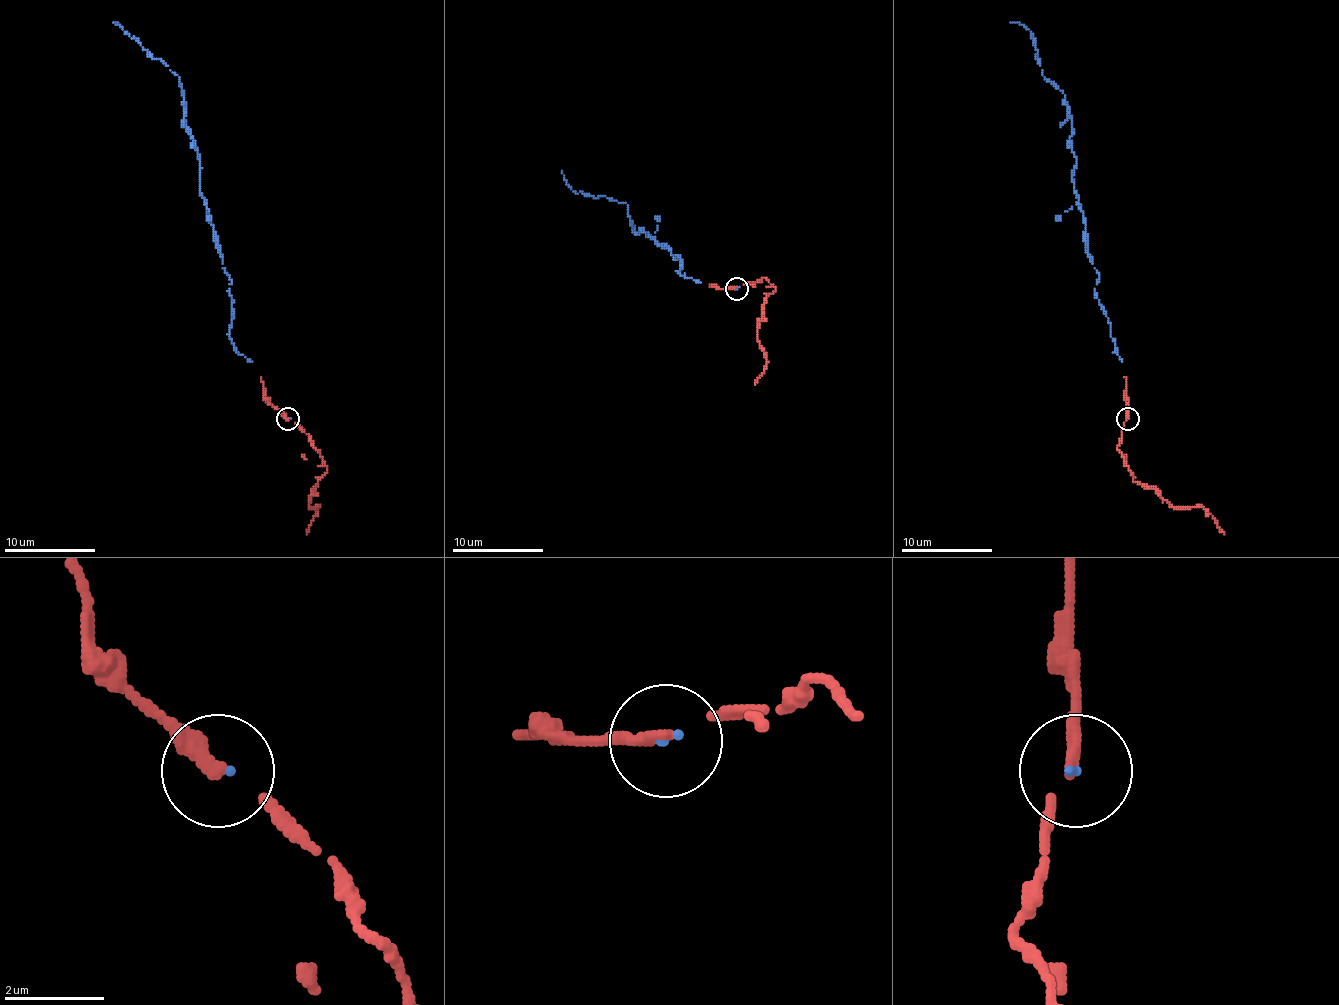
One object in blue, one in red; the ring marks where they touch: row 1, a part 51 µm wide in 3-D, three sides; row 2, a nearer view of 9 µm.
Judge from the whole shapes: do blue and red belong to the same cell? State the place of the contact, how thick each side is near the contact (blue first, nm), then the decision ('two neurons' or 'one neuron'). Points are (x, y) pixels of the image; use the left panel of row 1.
place (288, 419); calibres 90 and 240 nm; one neuron

